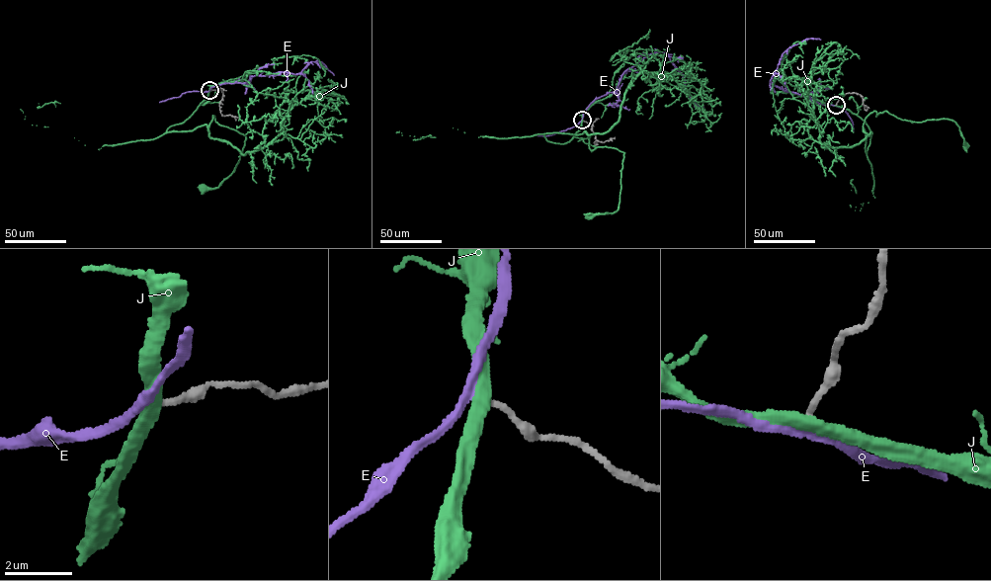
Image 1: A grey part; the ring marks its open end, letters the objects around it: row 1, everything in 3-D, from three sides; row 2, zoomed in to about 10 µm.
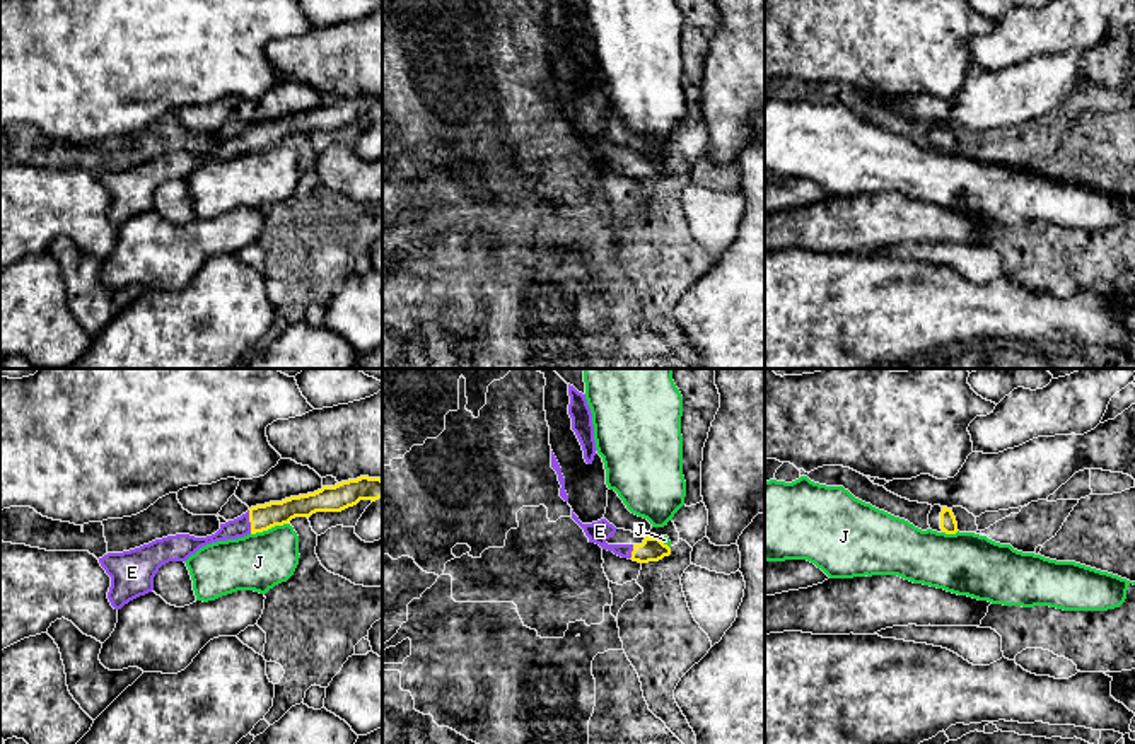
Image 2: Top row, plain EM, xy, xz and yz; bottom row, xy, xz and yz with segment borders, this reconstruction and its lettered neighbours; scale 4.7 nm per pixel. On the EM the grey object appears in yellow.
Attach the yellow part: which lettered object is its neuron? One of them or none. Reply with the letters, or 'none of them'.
E

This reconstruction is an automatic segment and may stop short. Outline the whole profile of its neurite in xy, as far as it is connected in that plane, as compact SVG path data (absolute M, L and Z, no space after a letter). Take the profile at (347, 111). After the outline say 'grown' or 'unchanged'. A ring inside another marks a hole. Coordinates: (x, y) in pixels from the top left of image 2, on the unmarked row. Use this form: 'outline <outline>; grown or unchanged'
outline M360 94L335 104L323 104L314 111L251 125L241 135L220 142L220 147L207 155L176 152L130 169L108 171L99 176L101 184L111 195L108 217L114 227L121 227L130 218L154 208L154 195L162 183L186 179L207 162L263 150L288 142L295 135L309 137L316 130L341 130L360 118L375 119L379 116L382 116L382 97Z; grown

